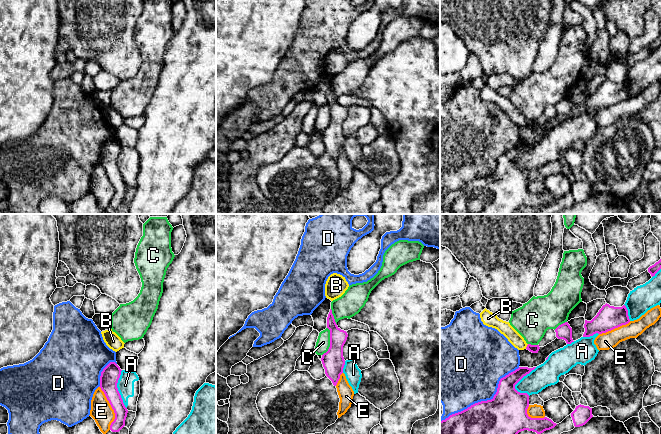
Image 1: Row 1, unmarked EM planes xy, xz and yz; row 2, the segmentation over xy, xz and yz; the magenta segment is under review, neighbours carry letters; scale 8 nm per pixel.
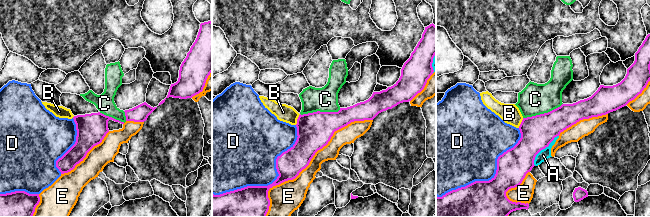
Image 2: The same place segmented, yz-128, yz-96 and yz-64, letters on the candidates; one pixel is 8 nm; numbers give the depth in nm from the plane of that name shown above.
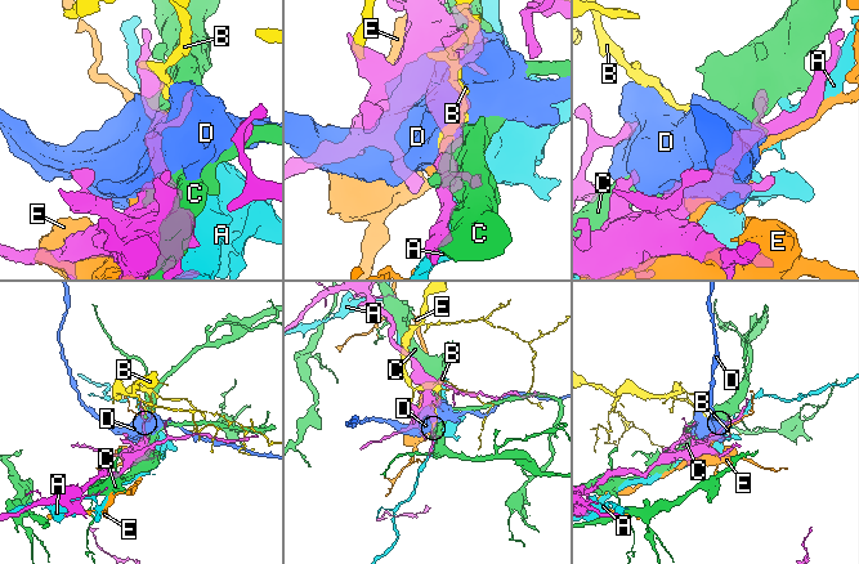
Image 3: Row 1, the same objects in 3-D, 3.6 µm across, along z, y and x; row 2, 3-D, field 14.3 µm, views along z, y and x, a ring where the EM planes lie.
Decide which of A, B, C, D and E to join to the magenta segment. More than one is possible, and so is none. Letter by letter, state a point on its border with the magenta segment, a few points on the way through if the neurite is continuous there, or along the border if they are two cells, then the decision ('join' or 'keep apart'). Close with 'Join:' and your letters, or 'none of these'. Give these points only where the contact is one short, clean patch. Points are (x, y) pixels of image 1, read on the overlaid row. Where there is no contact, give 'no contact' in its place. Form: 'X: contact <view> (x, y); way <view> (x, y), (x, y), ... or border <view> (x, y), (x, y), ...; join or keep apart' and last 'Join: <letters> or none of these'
A: contact yz (522, 377); keep apart
B: contact yz (527, 346); border yz (528, 344), (525, 348); keep apart
C: contact xz (330, 341); keep apart
D: contact yz (484, 401); keep apart
E: contact xy (112, 408); keep apart
Join: none of these

